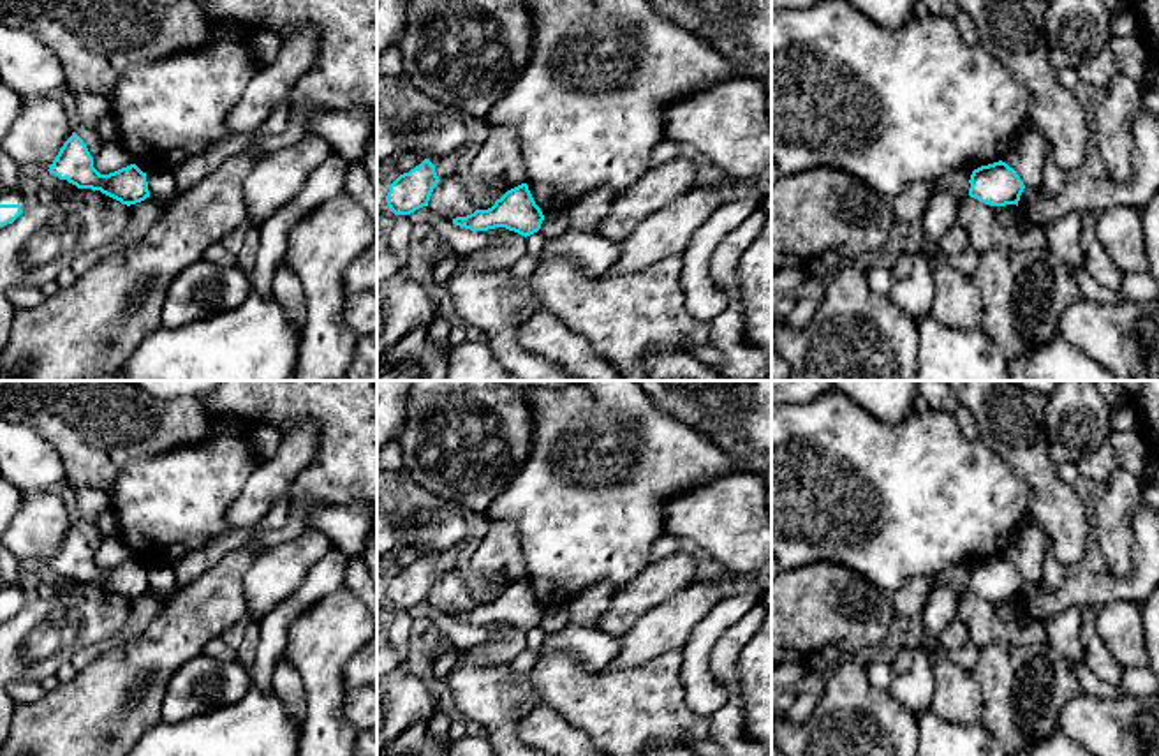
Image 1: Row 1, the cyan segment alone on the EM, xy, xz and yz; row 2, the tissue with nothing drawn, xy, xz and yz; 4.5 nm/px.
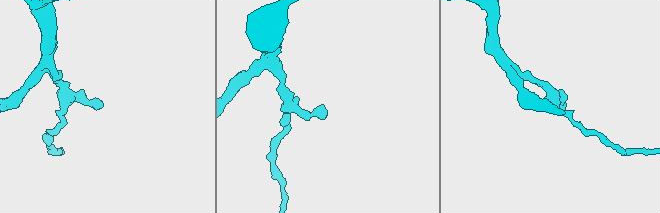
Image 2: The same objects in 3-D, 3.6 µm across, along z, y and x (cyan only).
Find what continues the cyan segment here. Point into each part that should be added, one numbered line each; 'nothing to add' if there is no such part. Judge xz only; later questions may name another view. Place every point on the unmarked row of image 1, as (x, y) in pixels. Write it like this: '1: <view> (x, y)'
nothing to add

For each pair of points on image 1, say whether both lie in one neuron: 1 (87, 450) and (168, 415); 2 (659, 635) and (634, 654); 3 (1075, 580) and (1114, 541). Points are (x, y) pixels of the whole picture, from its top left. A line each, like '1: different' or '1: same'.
1: same
2: same
3: different

